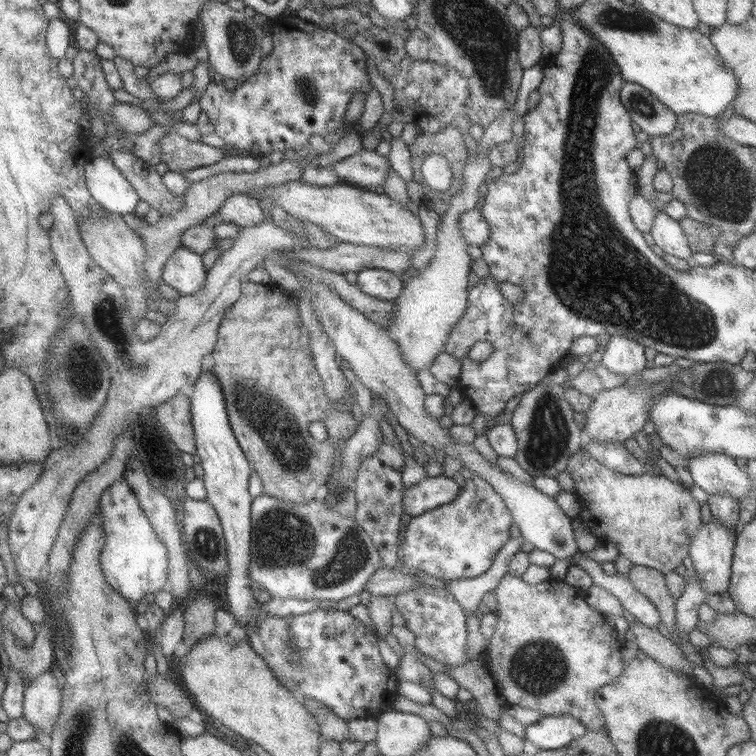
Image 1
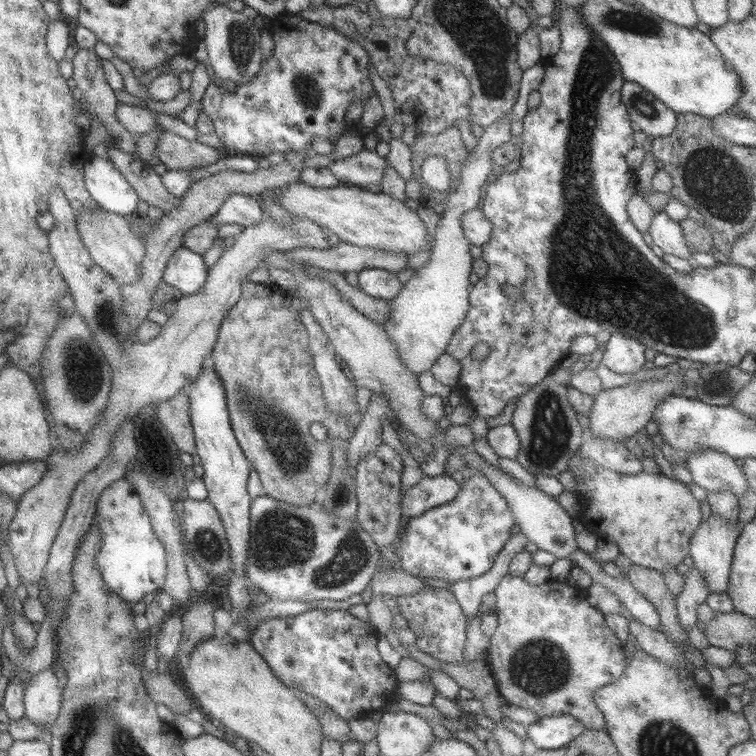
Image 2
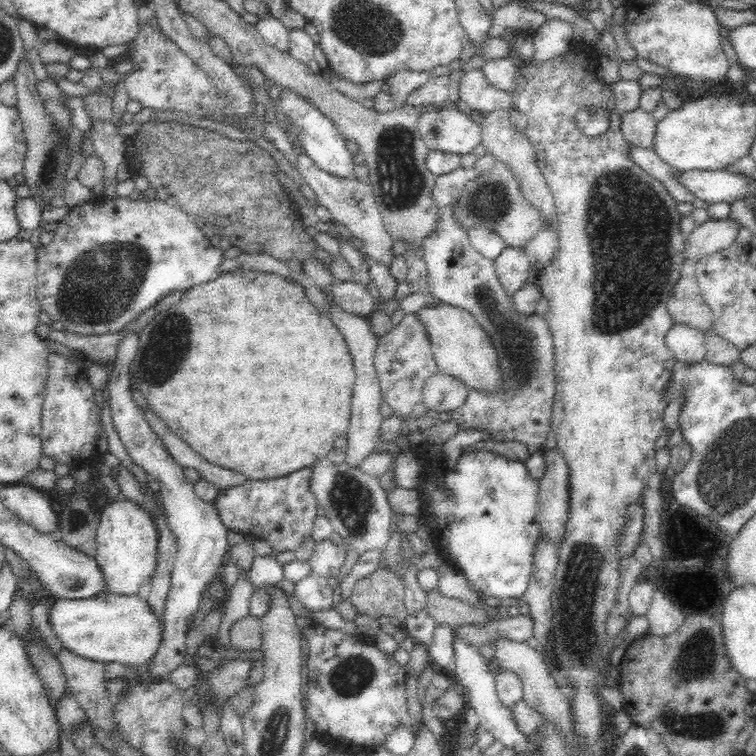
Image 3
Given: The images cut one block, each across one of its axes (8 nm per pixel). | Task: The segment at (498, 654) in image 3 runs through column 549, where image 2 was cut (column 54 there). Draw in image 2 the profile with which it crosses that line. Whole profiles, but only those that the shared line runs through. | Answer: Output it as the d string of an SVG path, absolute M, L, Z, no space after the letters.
M52 666L42 668L23 688L24 717L49 733L53 721L58 718L63 690Z

